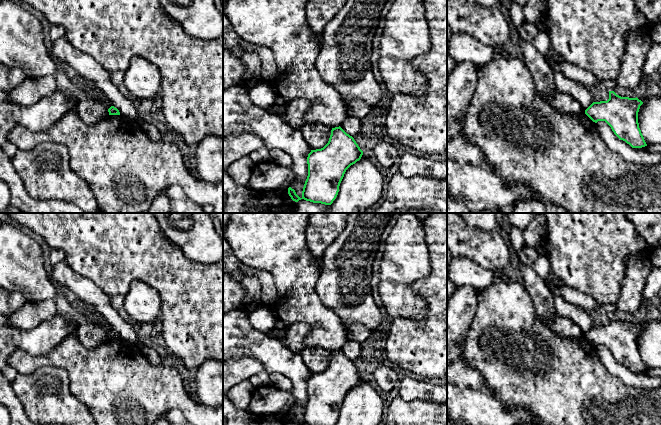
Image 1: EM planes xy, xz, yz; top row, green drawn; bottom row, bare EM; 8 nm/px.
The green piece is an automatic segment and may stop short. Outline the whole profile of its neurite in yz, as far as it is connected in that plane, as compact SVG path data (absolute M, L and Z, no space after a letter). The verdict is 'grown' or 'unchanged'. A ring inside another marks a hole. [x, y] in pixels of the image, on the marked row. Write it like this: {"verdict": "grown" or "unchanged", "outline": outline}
{"verdict": "unchanged", "outline": "M609 91L607 101L593 102L585 114L595 123L605 121L614 134L632 148L642 148L647 146L638 123L638 112L642 104L637 97L621 97Z"}

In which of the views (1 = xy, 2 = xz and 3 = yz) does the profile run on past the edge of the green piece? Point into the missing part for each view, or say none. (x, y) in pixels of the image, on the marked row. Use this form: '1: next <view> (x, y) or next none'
1: next none
2: next none
3: next none

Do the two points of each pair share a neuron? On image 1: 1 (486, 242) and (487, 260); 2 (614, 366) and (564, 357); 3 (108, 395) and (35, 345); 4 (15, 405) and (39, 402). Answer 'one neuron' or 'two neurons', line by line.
1: one neuron
2: two neurons
3: two neurons
4: two neurons

